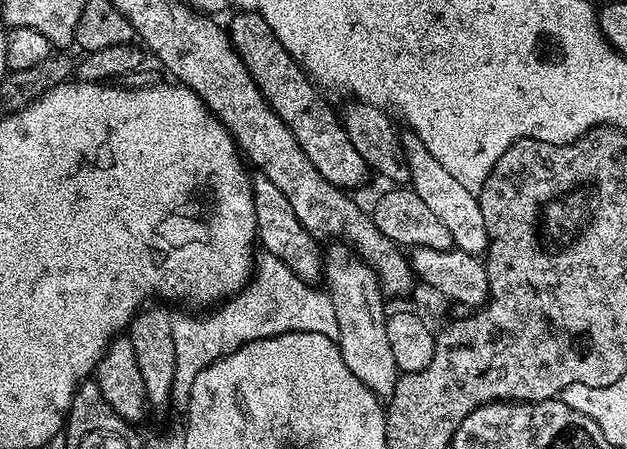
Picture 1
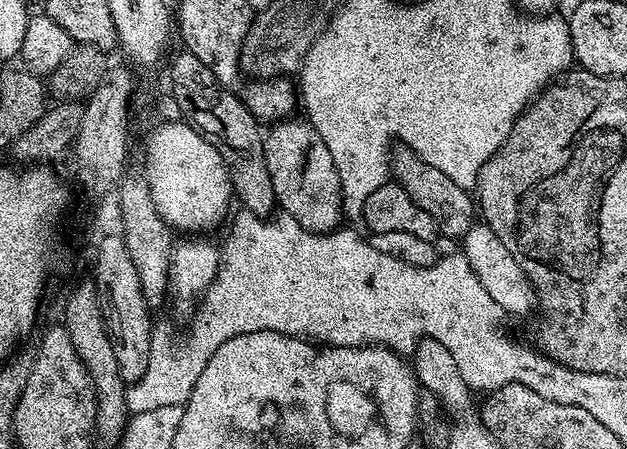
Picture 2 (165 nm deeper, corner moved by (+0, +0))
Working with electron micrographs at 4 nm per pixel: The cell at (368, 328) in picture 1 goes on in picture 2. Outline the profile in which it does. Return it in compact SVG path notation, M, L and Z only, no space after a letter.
M289 118L271 125L264 132L264 158L266 170L270 170L270 182L274 186L276 203L281 213L294 218L311 232L335 232L342 224L344 203L338 182L338 170L334 170L334 158L326 150L326 142L307 119Z

